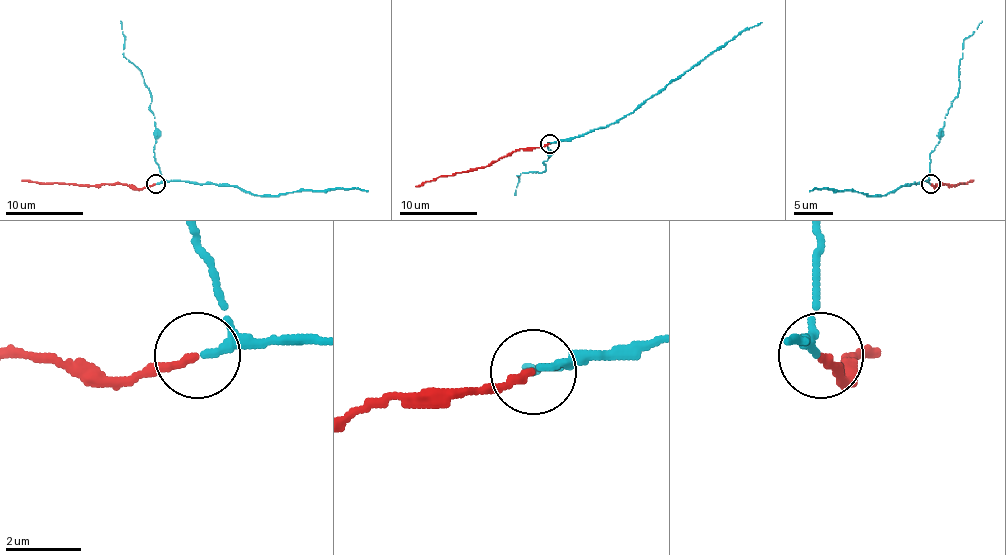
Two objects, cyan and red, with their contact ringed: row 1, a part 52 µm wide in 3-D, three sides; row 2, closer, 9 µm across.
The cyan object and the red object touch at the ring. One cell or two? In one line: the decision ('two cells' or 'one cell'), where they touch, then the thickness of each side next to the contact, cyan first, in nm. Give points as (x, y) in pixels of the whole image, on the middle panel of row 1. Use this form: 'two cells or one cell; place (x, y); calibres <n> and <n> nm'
one cell; place (549, 143); calibres 150 and 220 nm

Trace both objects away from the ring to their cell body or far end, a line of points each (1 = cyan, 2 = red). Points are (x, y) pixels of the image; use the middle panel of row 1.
1: (551, 142), (584, 136), (617, 123), (739, 33), (762, 22)
2: (549, 144), (512, 152), (485, 167), (440, 175), (415, 186)

